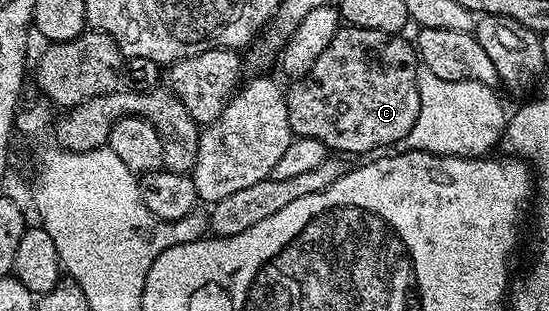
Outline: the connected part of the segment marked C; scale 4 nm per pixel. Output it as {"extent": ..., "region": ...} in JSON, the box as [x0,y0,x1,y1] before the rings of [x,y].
{"extent":[285,28,420,155],"region":[[[339,28],[312,69],[285,90],[291,134],[320,139],[338,155],[373,154],[381,145],[402,143],[420,114],[420,62],[415,46],[404,38],[384,31]]]}

